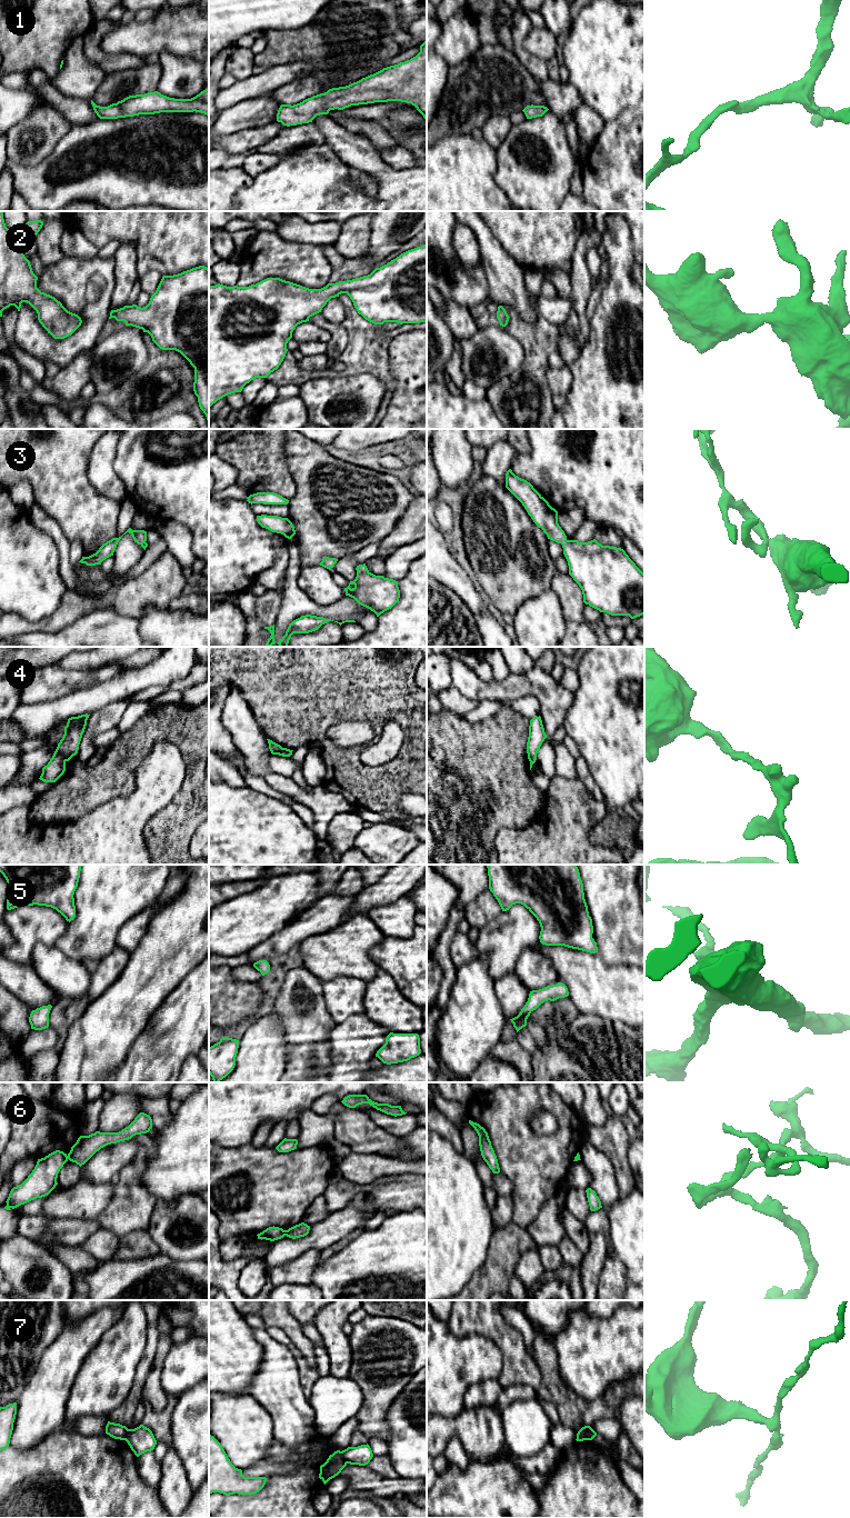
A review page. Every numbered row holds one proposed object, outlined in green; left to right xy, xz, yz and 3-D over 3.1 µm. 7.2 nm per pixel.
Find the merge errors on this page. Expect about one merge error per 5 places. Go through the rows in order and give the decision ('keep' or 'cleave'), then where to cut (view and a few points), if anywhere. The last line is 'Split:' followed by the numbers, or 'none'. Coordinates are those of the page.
1: keep; cut none
2: keep; cut none
3: keep; cut none
4: cleave; cut xy (56, 750), (66, 760)
5: keep; cut none
6: cleave; cut xz (284, 1230), (286, 1235)
7: cleave; cut xz (340, 1451), (347, 1462)
Split: 4, 6, 7

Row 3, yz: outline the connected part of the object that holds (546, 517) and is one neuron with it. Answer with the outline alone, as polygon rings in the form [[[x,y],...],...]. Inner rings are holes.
[[[511,469],[506,473],[506,488],[522,503],[533,522],[543,530],[548,539],[562,545],[569,575],[581,588],[586,605],[611,616],[629,616],[634,619],[644,615],[644,573],[623,549],[602,546],[596,539],[588,542],[568,540],[558,523],[558,511],[530,482],[516,476]]]

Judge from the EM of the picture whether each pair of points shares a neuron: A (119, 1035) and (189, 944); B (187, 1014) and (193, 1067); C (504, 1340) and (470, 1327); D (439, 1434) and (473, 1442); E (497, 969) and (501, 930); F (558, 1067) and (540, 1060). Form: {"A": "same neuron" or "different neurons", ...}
{"A": "same neuron", "B": "different neurons", "C": "same neuron", "D": "same neuron", "E": "same neuron", "F": "same neuron"}

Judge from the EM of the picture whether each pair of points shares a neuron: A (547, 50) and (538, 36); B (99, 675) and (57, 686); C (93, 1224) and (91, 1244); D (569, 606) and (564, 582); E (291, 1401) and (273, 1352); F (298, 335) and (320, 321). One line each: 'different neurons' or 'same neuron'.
A: same neuron
B: same neuron
C: different neurons
D: same neuron
E: same neuron
F: different neurons

